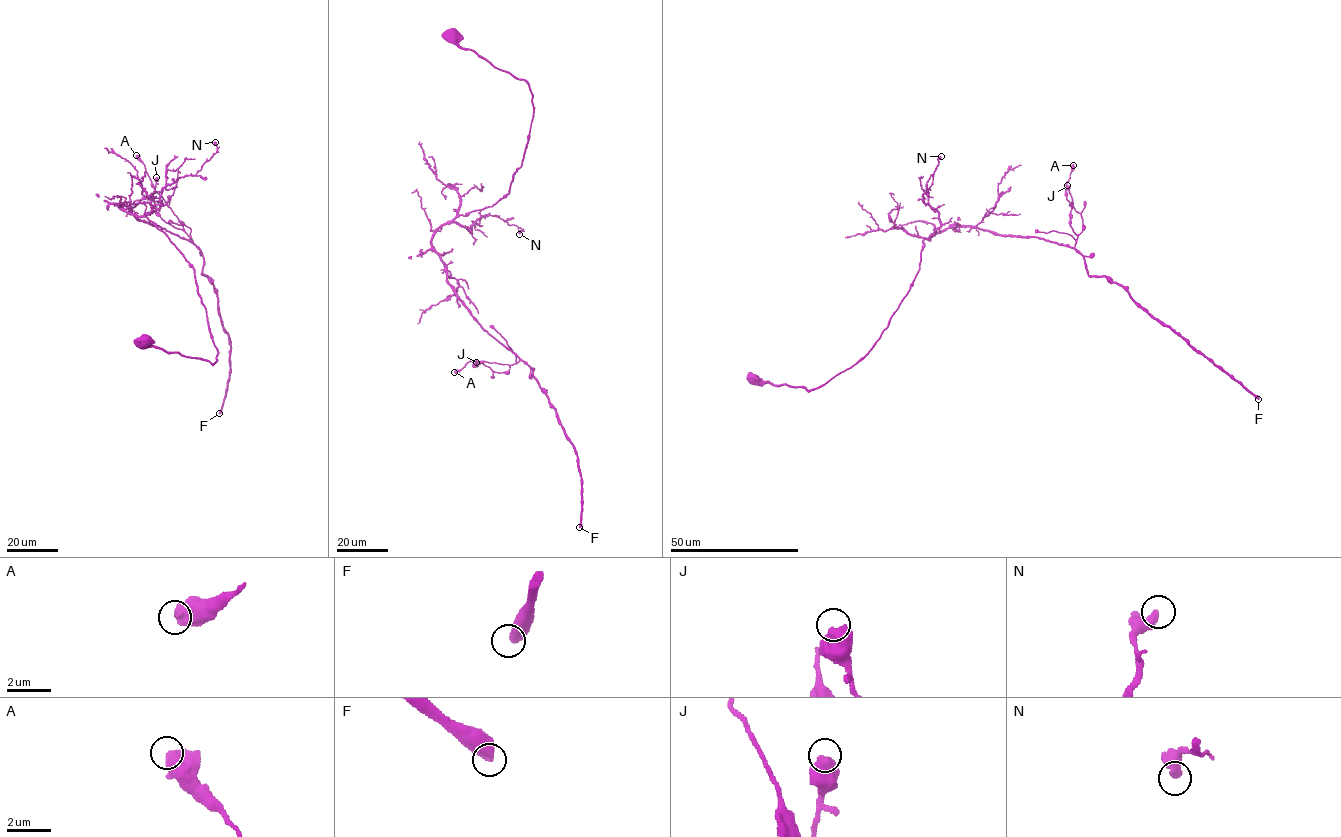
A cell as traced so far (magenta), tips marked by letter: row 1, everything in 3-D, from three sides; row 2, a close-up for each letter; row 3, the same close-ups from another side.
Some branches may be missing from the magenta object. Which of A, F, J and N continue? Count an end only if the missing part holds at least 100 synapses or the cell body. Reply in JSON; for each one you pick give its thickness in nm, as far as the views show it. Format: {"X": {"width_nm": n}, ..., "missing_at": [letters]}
{"F": {"width_nm": 550}, "missing_at": ["F"]}

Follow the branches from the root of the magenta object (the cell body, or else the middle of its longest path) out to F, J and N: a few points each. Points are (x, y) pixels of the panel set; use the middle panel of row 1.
F: (450, 35), (527, 82), (533, 118), (509, 192), (445, 222), (432, 248), (554, 408), (577, 455), (579, 527)
J: (450, 35), (525, 81), (533, 107), (509, 192), (445, 222), (431, 241), (455, 296), (519, 359), (476, 362)
N: (450, 35), (525, 81), (533, 107), (509, 192), (453, 220), (471, 233), (481, 217), (495, 215), (519, 234)

